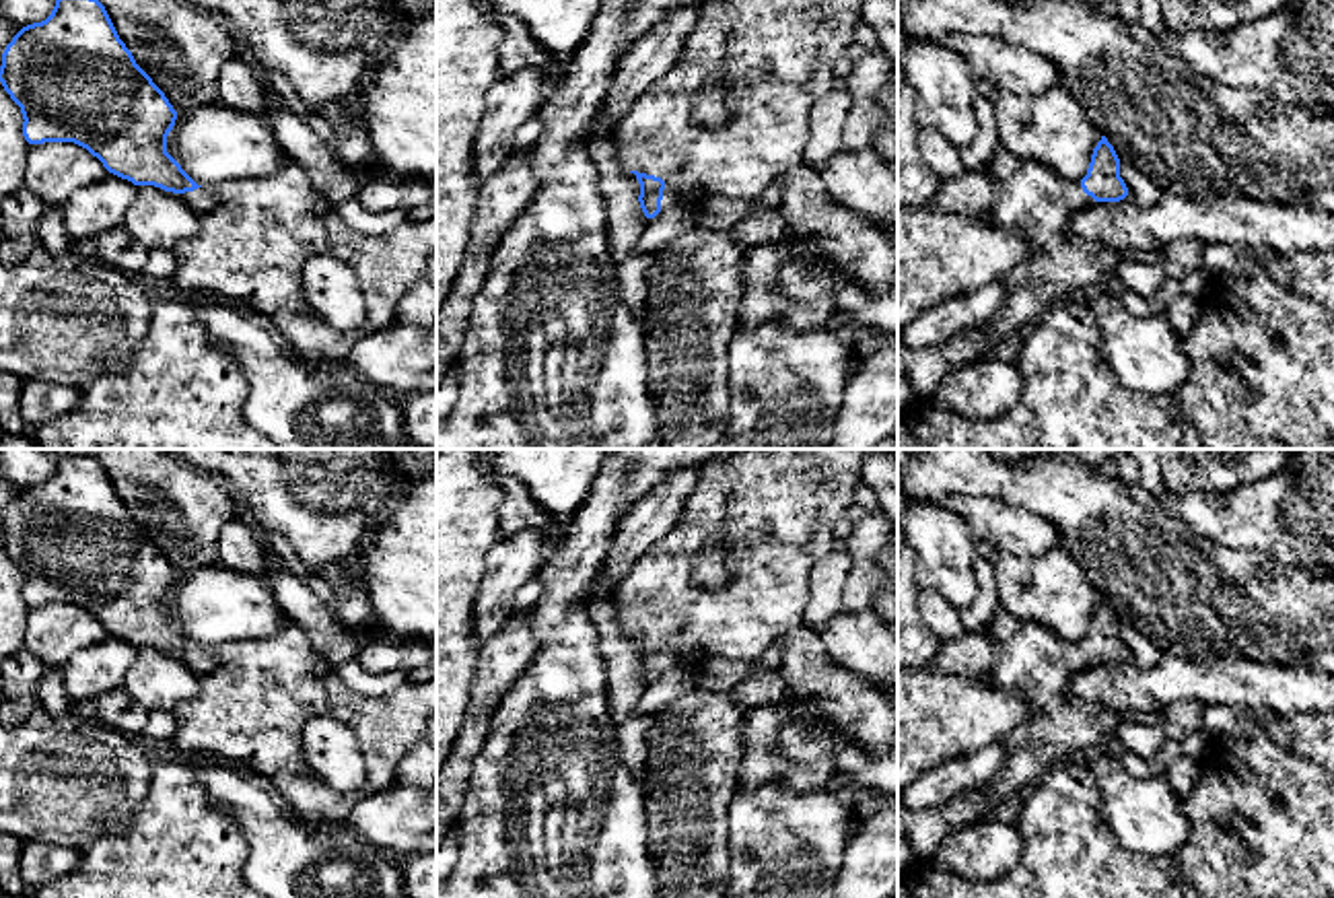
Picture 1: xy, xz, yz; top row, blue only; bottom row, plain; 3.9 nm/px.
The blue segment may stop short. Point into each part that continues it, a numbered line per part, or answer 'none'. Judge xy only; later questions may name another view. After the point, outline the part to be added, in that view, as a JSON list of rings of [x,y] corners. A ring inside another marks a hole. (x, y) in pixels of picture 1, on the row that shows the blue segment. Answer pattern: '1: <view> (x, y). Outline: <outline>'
1: xy (256, 235). Outline: [[[288,157],[272,175],[212,183],[179,194],[179,198],[200,220],[200,233],[173,247],[177,270],[175,276],[167,280],[173,290],[179,297],[189,290],[212,292],[235,307],[245,307],[259,313],[268,327],[288,344],[288,350],[294,356],[311,362],[346,362],[360,338],[393,323],[399,299],[416,282],[426,278],[426,264],[432,255],[436,255],[436,218],[406,218],[387,235],[360,235],[342,220],[336,204],[325,198],[309,181],[303,167]],[[313,255],[338,257],[356,272],[368,313],[368,317],[356,330],[334,330],[307,305],[301,274],[305,262]]]

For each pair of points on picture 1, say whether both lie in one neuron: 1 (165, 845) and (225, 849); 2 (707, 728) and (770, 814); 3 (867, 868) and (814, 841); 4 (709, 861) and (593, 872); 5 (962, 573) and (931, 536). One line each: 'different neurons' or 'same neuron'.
1: same neuron
2: different neurons
3: different neurons
4: different neurons
5: same neuron

